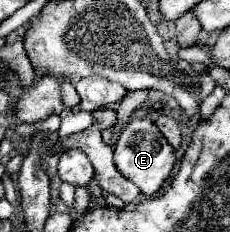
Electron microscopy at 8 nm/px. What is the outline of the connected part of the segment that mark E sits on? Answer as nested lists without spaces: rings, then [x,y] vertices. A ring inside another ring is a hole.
[[[133,117],[121,129],[119,139],[115,143],[115,165],[129,181],[133,181],[141,189],[141,193],[155,195],[161,189],[161,185],[165,183],[165,179],[169,177],[173,163],[175,163],[175,151],[151,119]]]

